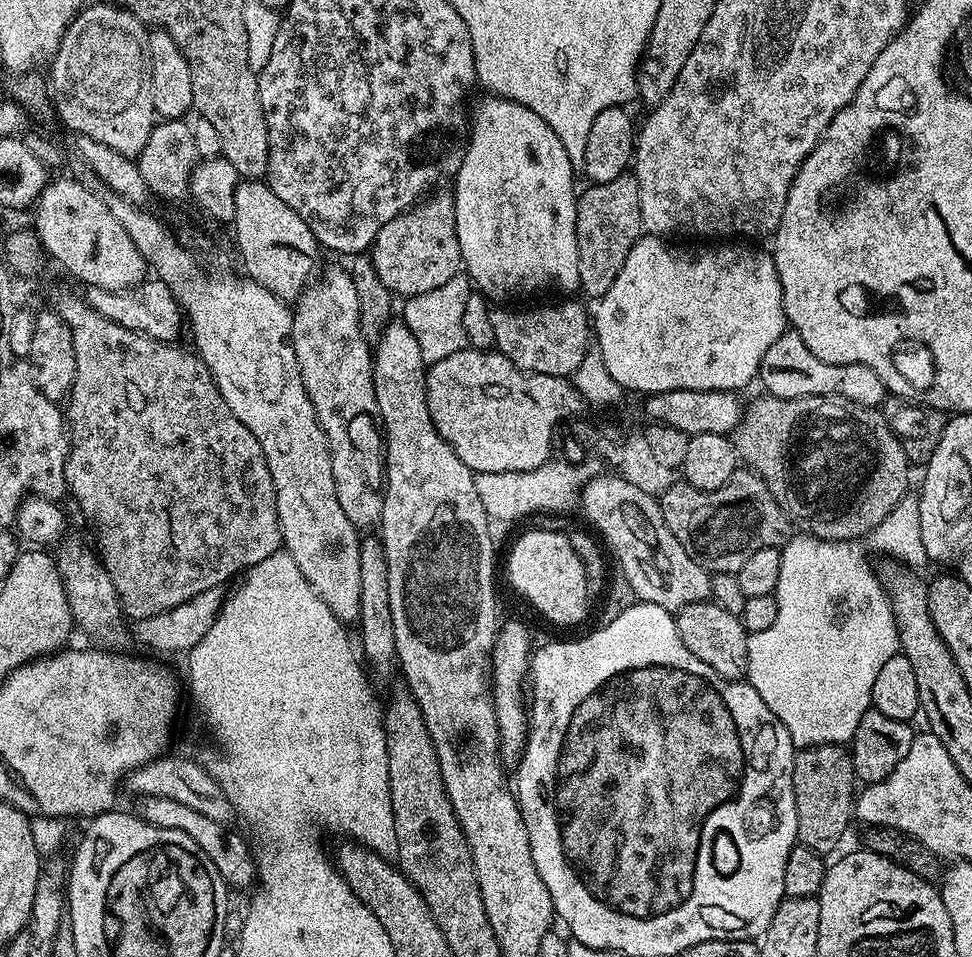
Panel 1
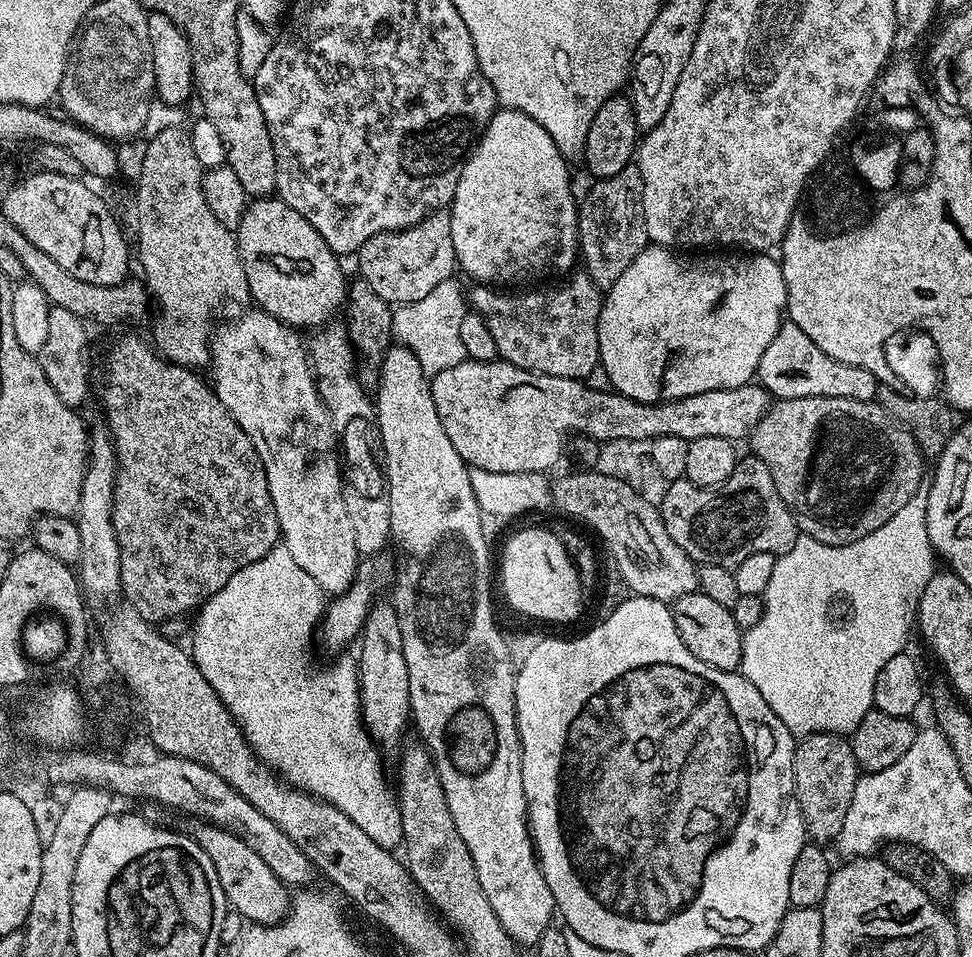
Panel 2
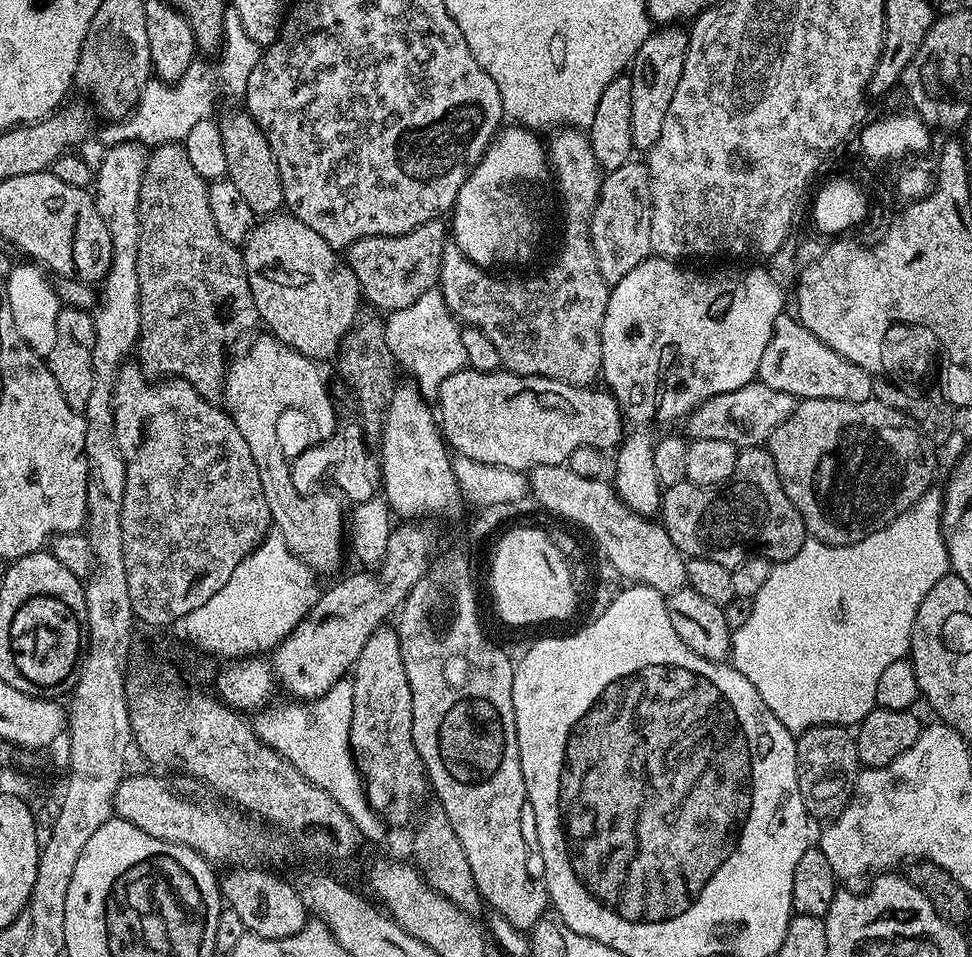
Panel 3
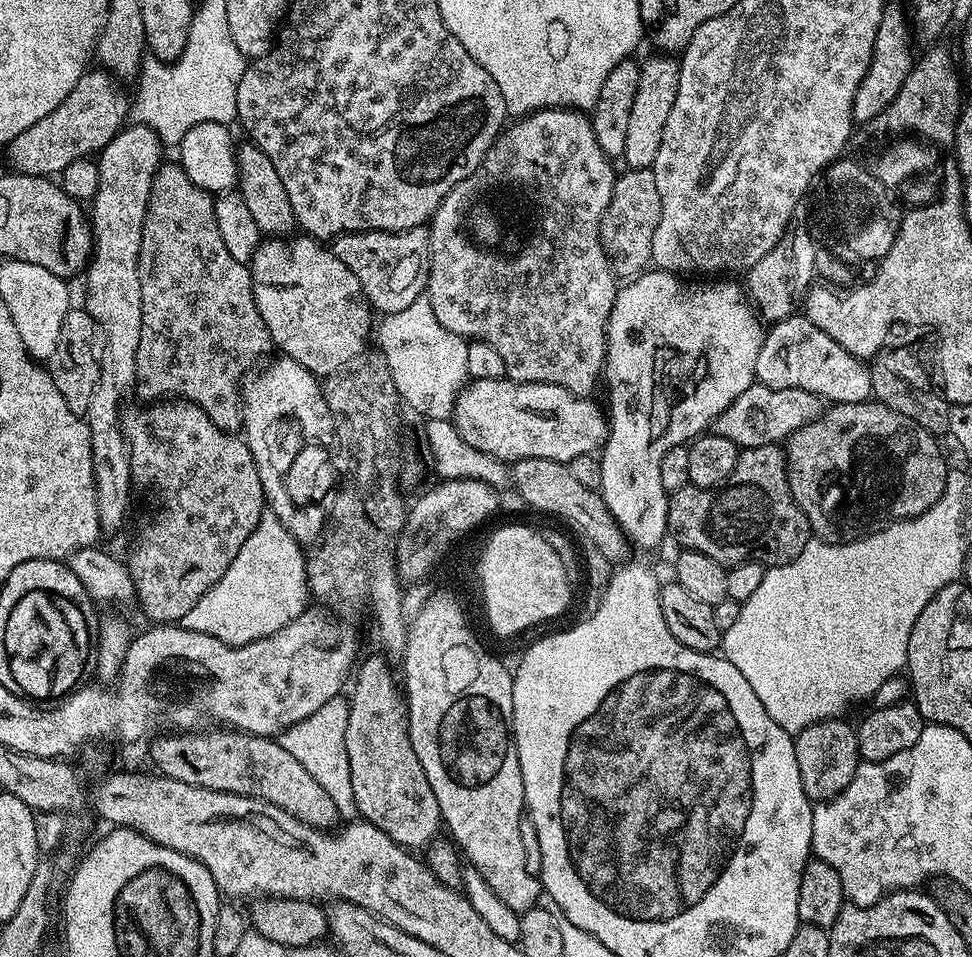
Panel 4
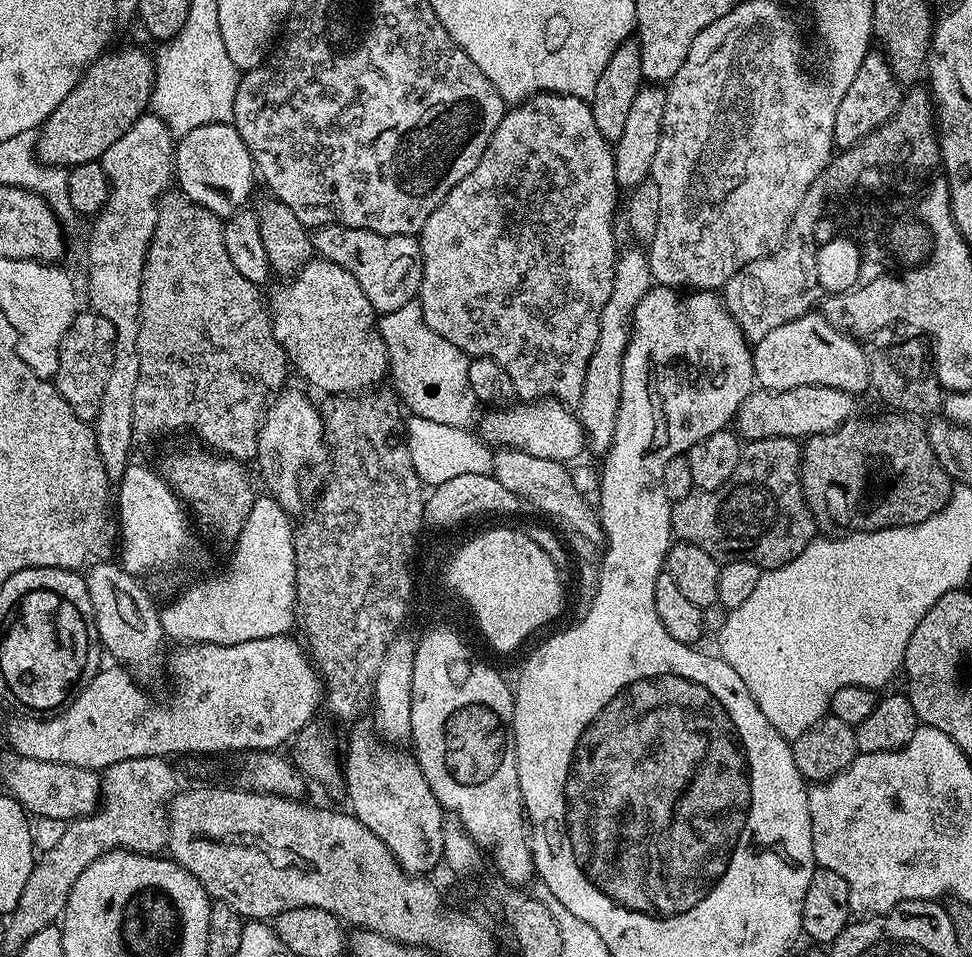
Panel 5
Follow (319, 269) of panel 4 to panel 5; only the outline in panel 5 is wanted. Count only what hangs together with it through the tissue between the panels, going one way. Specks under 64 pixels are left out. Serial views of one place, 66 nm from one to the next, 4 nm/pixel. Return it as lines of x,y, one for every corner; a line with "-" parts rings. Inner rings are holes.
313,258
309,260
299,272
295,273
294,279
291,282
284,282
281,288
273,290
272,300
270,296
270,315
272,317
274,338
280,343
282,350
288,356
289,365
291,365
295,371
297,368
297,370
300,371
301,378
304,379
306,383
313,384
318,391
328,392
324,394
360,394
365,390
375,389
377,386
385,383
386,377
389,375
388,351
386,350
386,342
382,342
382,334
378,327
377,310
374,306
370,306
370,298
366,298
366,294
362,294
362,286
358,286
358,281
354,278
354,274
342,270
342,266
338,266
334,262
323,258

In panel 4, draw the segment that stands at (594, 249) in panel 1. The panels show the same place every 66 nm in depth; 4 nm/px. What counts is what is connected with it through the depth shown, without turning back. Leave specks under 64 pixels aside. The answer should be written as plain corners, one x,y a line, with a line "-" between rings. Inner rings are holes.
628,168
624,172
617,175
610,205
599,226
599,234
611,262
613,275
629,280
651,265
654,233
661,218
661,198
651,168

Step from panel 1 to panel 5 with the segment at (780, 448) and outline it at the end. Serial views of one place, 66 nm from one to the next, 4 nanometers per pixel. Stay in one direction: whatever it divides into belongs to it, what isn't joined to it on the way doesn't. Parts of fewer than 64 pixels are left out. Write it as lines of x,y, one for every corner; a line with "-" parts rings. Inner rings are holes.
903,414
888,415
892,416
880,416
877,420
853,418
833,432
810,436
803,441
800,481
821,533
835,538
850,532
873,532
926,522
926,518
938,514
952,496
954,481
938,462
927,431
919,428
915,419

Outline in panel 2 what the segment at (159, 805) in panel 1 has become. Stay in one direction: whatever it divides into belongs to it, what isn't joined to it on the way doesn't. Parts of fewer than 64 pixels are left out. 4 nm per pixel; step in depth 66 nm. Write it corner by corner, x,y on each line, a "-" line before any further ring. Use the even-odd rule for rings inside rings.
196,822
193,825
190,835
198,842
198,846
202,846
202,850
206,850
206,858
214,862
218,882
231,911
242,914
245,921
256,926
279,924
287,916
290,907
290,892
284,881
277,878
274,870
270,870
270,866
266,866
266,862
262,862
262,858
258,858
256,851
242,838
216,824

